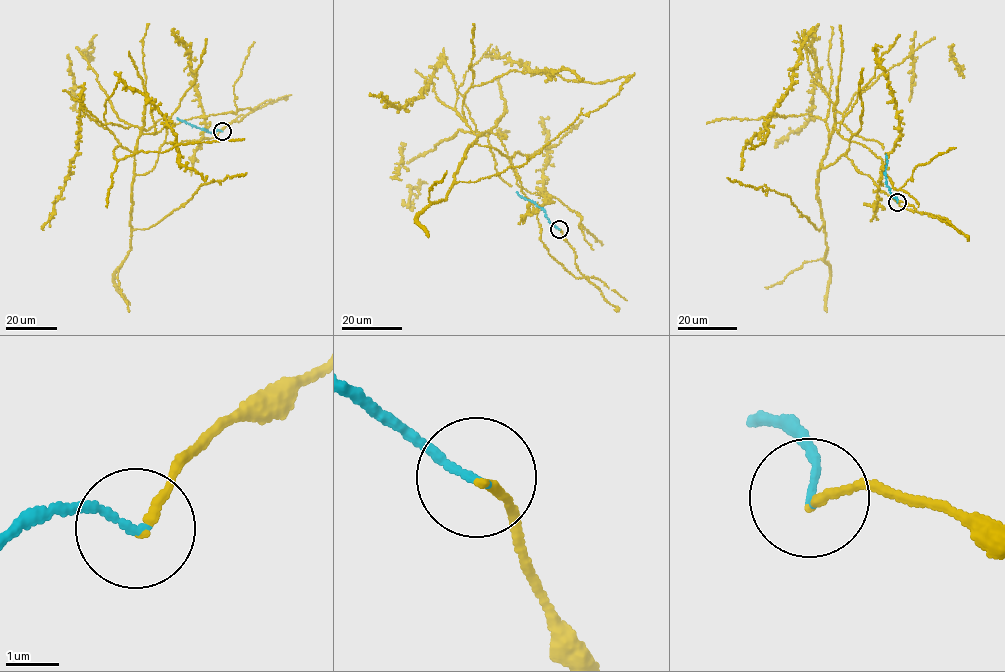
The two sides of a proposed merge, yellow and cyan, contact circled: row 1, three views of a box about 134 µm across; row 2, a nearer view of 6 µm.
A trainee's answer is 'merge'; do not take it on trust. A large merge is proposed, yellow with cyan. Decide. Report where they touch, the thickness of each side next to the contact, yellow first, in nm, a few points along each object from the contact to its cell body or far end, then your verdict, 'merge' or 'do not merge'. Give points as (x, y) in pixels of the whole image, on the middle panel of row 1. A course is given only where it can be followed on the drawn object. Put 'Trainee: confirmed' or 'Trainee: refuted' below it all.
at (559, 229); 120 nm thick on the yellow side, 140 nm on the other; yellow runs (559, 229), (588, 278), (550, 255), (509, 157), (474, 141), (489, 132), (444, 61), (404, 107), (371, 96); cyan runs (559, 229), (549, 222), (543, 209), (516, 191); merge
Trainee: confirmed

